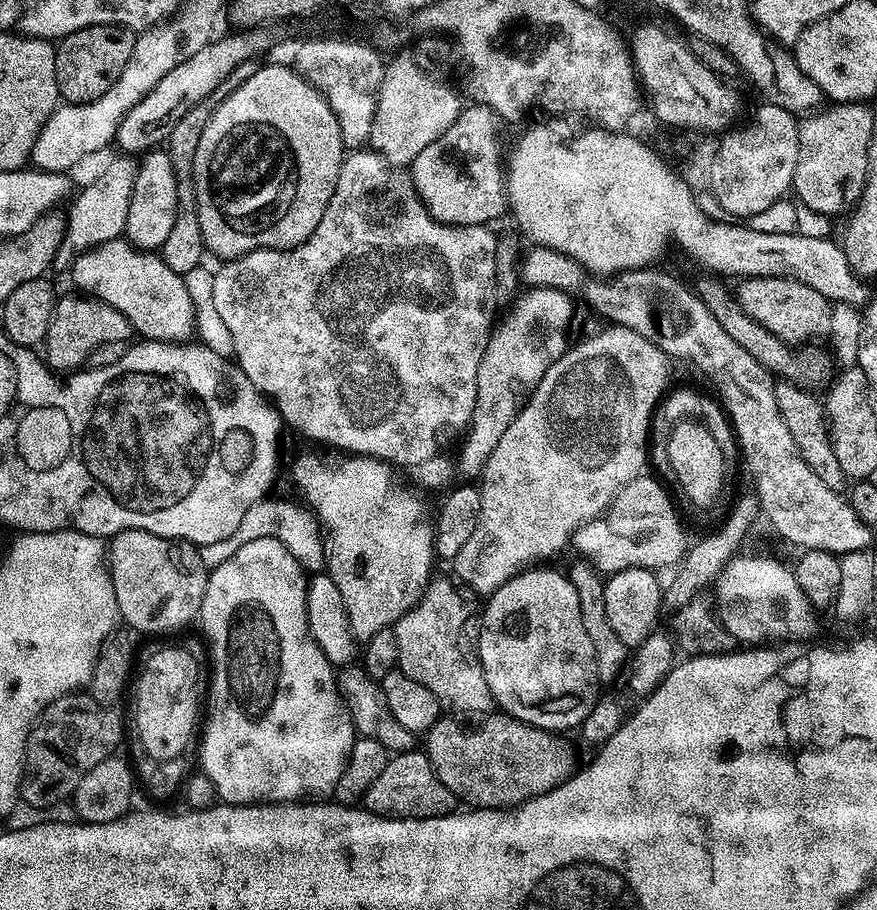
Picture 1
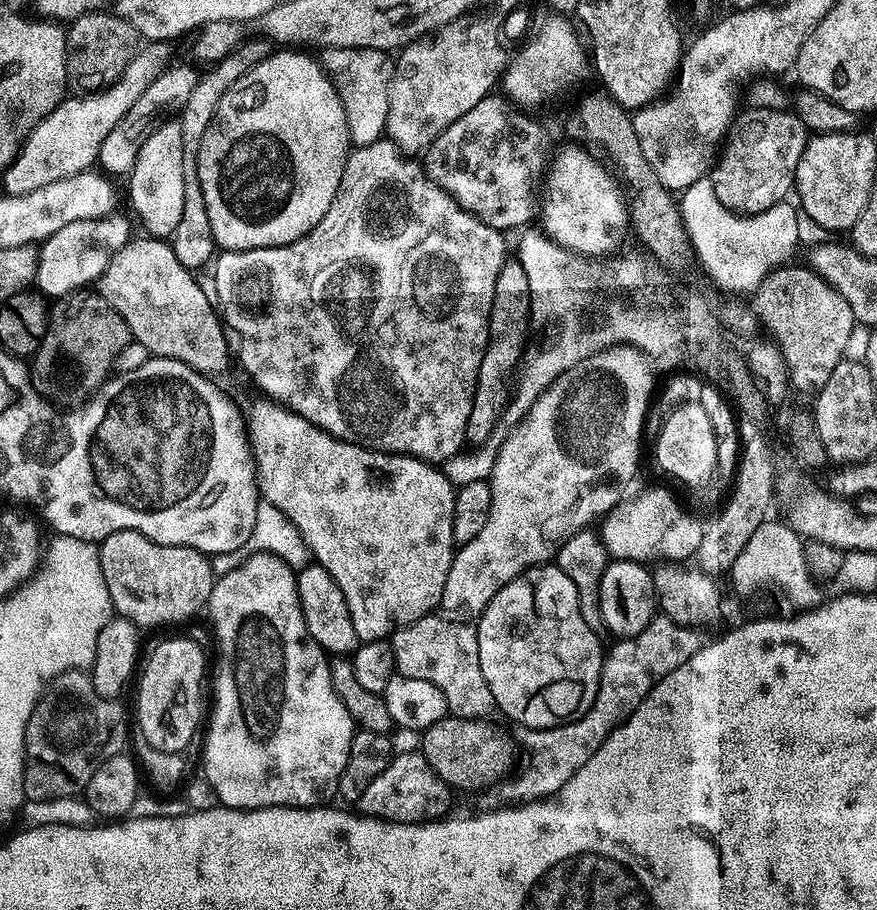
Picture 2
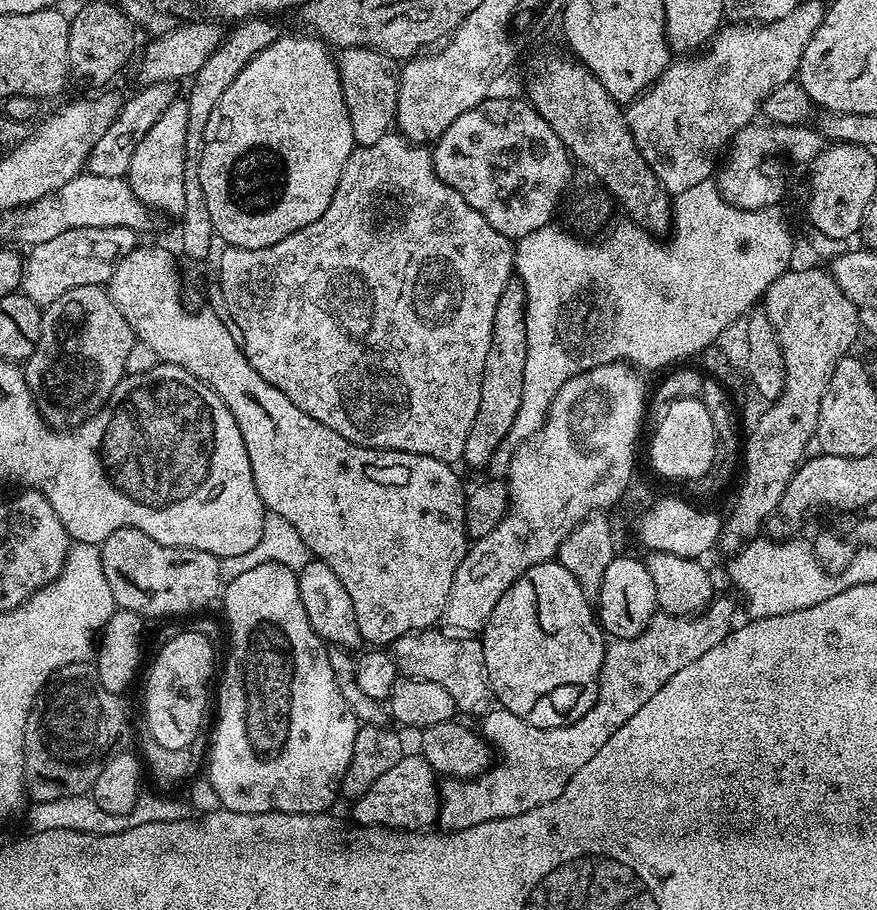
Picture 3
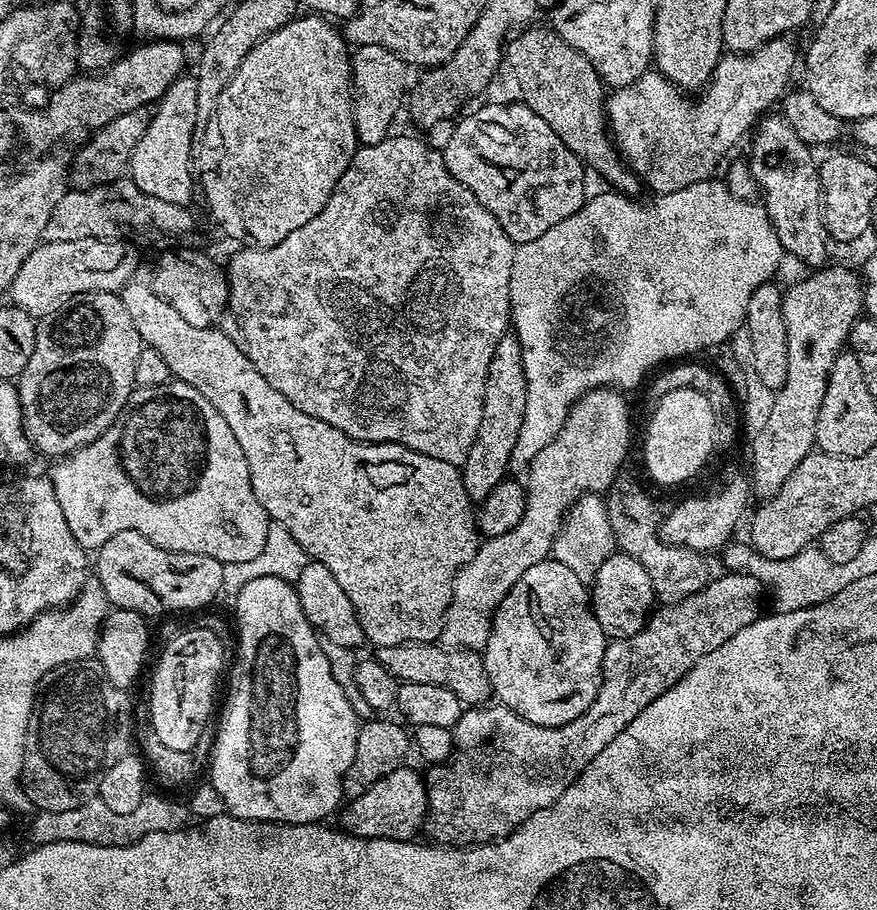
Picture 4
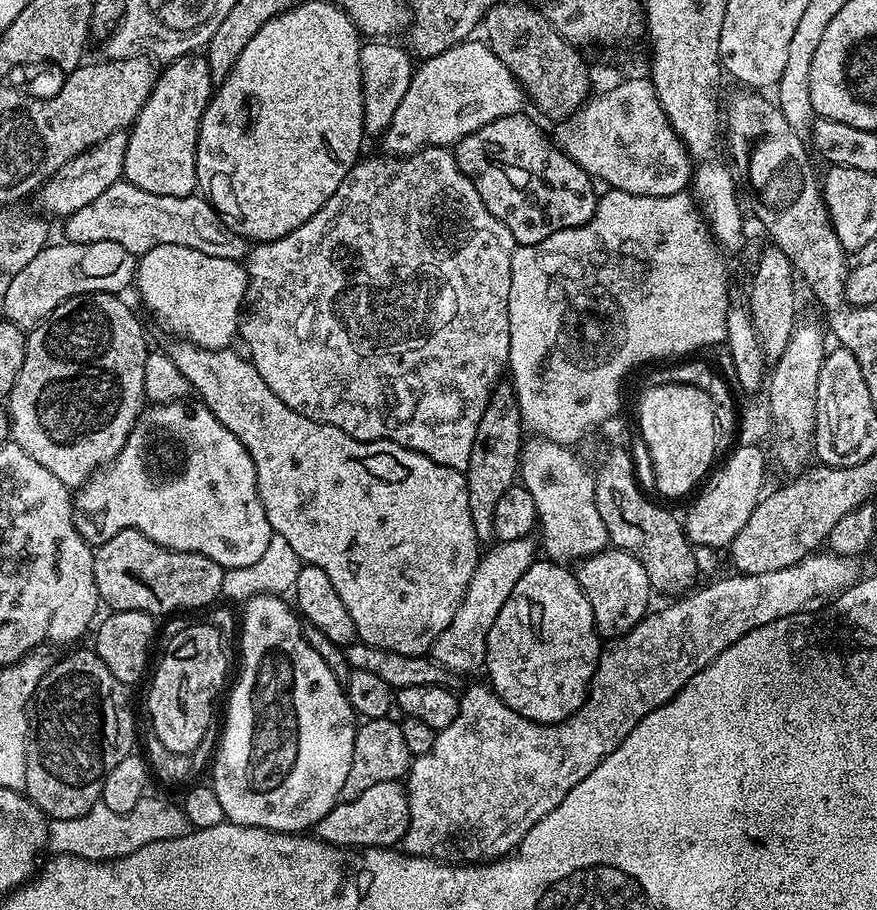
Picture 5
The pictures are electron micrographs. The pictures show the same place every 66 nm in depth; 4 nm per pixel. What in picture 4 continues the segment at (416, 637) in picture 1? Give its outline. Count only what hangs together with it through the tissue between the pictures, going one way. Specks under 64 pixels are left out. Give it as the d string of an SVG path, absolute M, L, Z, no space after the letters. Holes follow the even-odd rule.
M413 642L376 648L374 656L382 666L386 666L386 670L390 670L390 674L394 674L398 682L430 682L430 686L446 686L446 690L454 690L454 694L458 694L460 703L465 706L483 705L493 695L483 655L476 650L449 648L436 642Z

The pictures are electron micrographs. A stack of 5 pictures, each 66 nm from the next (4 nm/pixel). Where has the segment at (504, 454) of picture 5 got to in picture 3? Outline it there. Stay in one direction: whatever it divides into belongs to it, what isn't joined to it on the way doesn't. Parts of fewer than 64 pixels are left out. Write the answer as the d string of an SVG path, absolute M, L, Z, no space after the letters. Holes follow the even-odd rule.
M522 294L513 300L498 298L498 310L494 312L494 330L490 338L490 350L486 354L486 366L482 366L482 394L478 398L478 414L474 414L474 426L466 438L463 463L476 468L484 464L496 452L496 447L509 439L512 423L522 402L522 378L526 366L526 298Z

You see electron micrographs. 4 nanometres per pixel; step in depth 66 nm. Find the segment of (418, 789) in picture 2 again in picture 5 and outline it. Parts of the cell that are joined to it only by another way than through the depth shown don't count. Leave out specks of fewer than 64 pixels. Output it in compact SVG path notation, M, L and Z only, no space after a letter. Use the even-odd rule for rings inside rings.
M391 780L390 782L378 782L378 786L370 786L370 790L358 794L358 798L353 800L341 799L340 803L334 805L330 810L330 814L326 814L326 818L322 818L322 822L316 825L314 832L319 839L324 840L327 844L337 844L339 848L353 850L391 848L403 841L409 820L410 806L405 785L400 780Z

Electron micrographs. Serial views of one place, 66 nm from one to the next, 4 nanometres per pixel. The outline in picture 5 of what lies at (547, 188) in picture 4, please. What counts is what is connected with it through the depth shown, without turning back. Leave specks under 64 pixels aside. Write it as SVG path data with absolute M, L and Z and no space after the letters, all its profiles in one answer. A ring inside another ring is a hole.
M503 116L454 146L458 166L472 179L486 210L510 230L517 245L543 245L550 234L593 223L598 199L597 185L528 117Z

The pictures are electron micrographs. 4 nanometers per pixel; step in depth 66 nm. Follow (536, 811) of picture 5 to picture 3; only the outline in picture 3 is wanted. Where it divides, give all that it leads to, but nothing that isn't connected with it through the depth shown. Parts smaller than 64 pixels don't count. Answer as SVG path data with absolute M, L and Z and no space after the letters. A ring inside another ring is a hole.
M716 598L697 615L657 614L642 634L625 640L613 639L604 649L594 706L590 706L582 718L566 726L530 726L499 706L483 713L479 731L495 751L496 748L500 751L500 765L474 780L448 778L440 784L439 827L454 833L554 802L554 798L564 793L570 778L574 778L574 774L578 774L578 770L582 770L582 766L606 746L610 734L614 734L618 726L634 718L634 714L638 714L638 710L642 710L642 706L646 706L646 702L650 702L650 698L654 698L654 694L658 694L678 670L690 666L690 662L698 662L706 650L714 650L714 646L721 644L733 624L731 602Z

